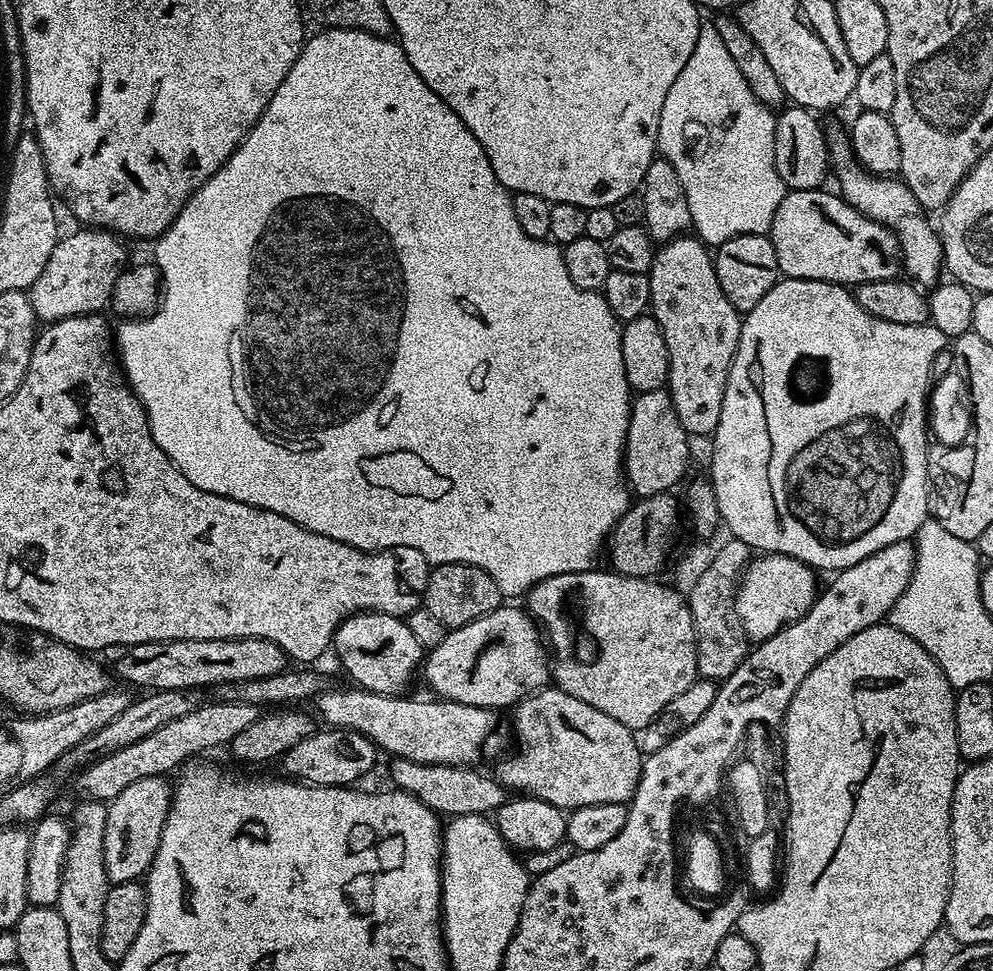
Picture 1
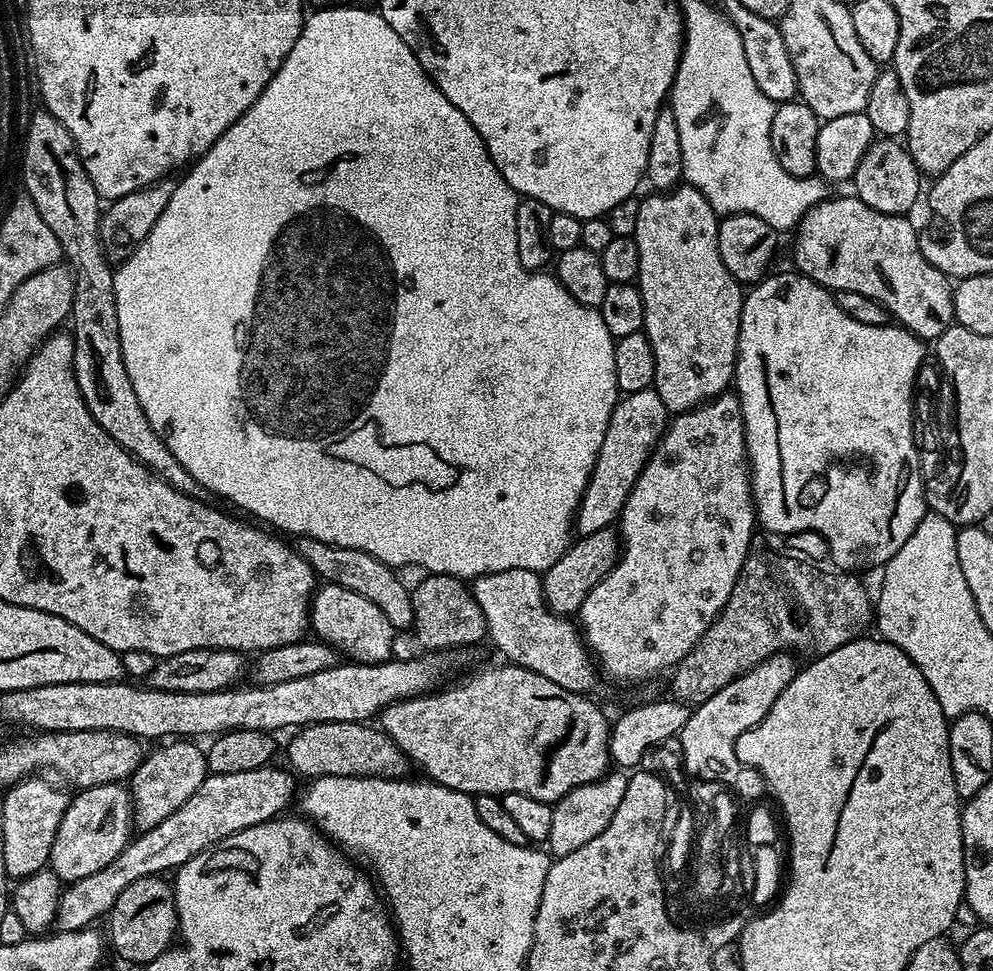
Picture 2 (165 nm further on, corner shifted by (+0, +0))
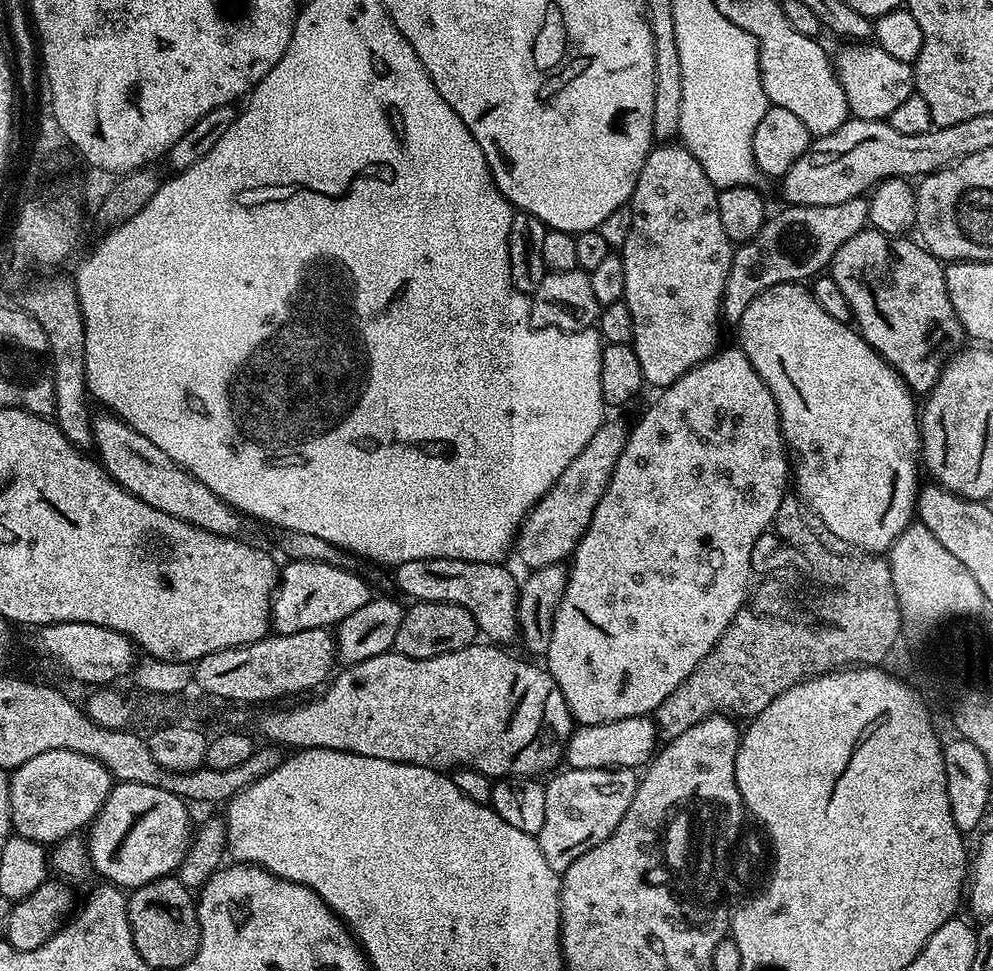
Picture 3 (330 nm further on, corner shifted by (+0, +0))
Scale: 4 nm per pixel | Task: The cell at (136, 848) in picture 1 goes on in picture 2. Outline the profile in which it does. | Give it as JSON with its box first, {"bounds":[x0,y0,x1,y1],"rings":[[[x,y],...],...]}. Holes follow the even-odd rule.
{"bounds":[130,738,208,830],"rings":[[[172,738],[145,755],[144,761],[134,770],[130,777],[130,791],[132,794],[132,811],[134,824],[137,829],[143,830],[158,826],[162,818],[170,818],[208,775],[208,758],[203,747],[188,738]]]}

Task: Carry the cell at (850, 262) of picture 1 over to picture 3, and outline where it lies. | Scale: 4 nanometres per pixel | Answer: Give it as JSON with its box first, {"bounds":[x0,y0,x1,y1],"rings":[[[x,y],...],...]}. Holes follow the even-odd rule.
{"bounds":[830,226,965,394],"rings":[[[866,226],[861,232],[854,234],[854,238],[850,238],[850,242],[842,242],[842,246],[832,259],[830,274],[834,278],[834,282],[838,282],[838,287],[842,290],[842,294],[846,294],[846,302],[850,302],[854,327],[859,332],[861,338],[900,375],[901,380],[904,381],[913,393],[918,394],[918,392],[921,392],[921,394],[927,394],[936,385],[936,379],[940,377],[940,371],[944,368],[950,353],[961,347],[960,340],[963,341],[965,339],[965,334],[964,327],[958,322],[958,314],[954,314],[954,306],[950,306],[950,294],[946,294],[945,265],[937,260],[923,244],[915,239],[912,239],[913,241],[908,239],[912,238],[887,236],[884,232],[879,232],[877,228]]]}

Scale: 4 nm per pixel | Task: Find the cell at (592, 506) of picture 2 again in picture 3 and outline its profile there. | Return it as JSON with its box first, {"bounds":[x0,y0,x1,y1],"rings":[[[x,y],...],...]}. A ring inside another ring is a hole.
{"bounds":[514,420,629,569],"rings":[[[620,420],[601,422],[590,442],[576,453],[574,462],[568,463],[566,470],[558,474],[558,482],[554,482],[554,486],[550,486],[550,490],[546,490],[543,498],[529,510],[514,536],[514,553],[525,564],[525,569],[559,564],[571,557],[588,529],[590,518],[594,518],[594,506],[598,506],[614,474],[614,466],[626,446],[629,431],[629,425]]]}

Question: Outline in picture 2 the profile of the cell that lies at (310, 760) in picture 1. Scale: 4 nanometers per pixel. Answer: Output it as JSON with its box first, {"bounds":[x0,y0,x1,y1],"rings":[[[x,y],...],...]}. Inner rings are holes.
{"bounds":[55,767,298,932],"rings":[[[272,767],[242,770],[242,774],[208,775],[202,786],[198,786],[198,790],[194,790],[194,794],[190,794],[190,798],[186,798],[186,802],[170,814],[170,818],[162,818],[158,826],[143,829],[140,837],[137,835],[129,839],[122,854],[118,854],[110,866],[102,866],[102,870],[90,874],[90,878],[71,881],[61,891],[55,927],[62,932],[81,932],[84,928],[92,928],[99,916],[100,919],[107,917],[112,911],[114,902],[118,902],[118,894],[122,894],[130,882],[179,870],[187,860],[199,852],[208,851],[219,840],[238,834],[238,830],[279,817],[283,813],[280,811],[291,802],[292,795],[293,800],[297,795],[298,780],[287,767]]]}

